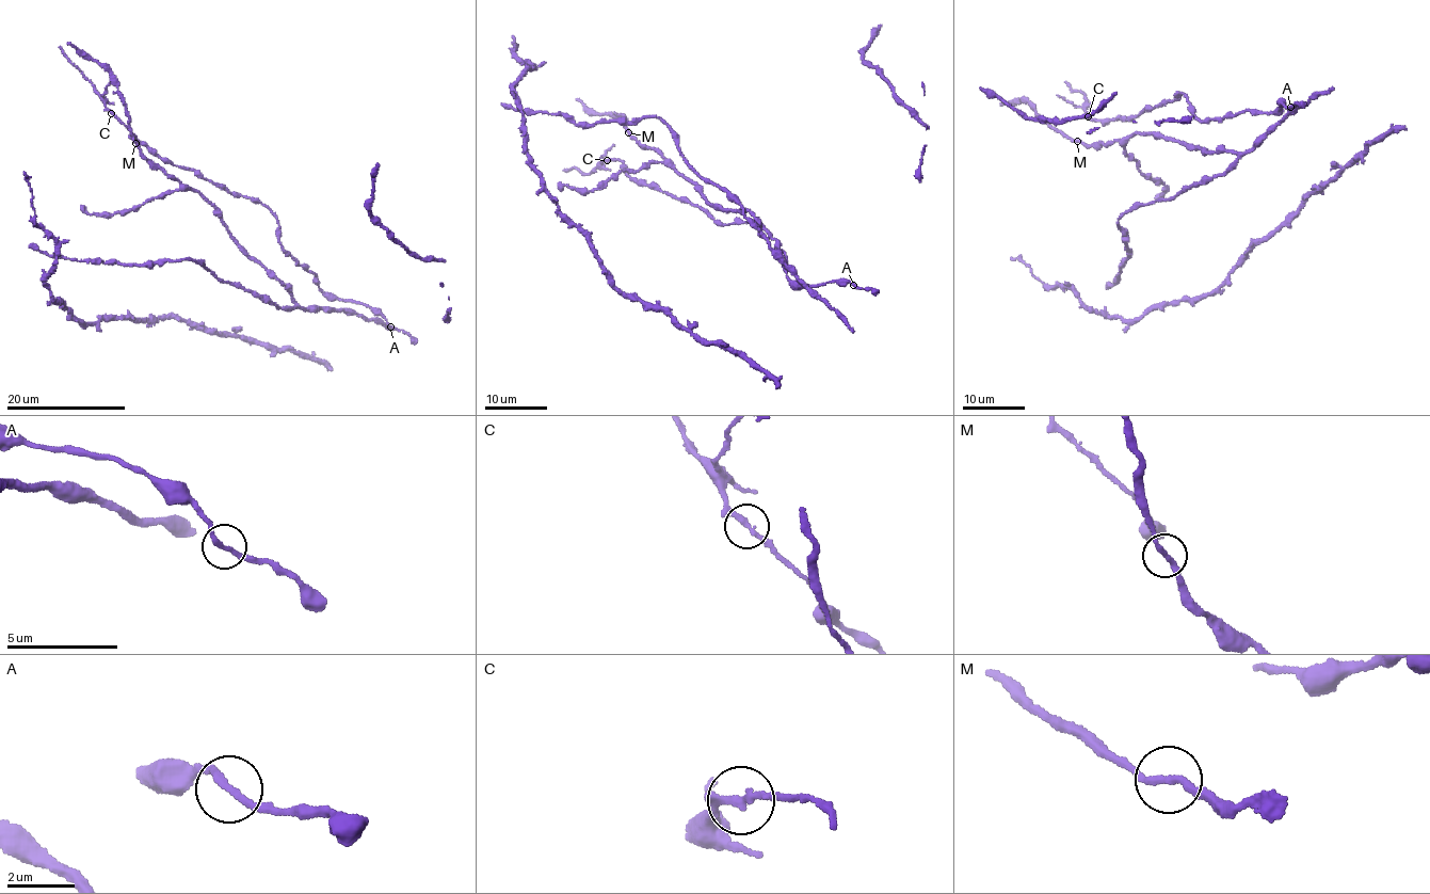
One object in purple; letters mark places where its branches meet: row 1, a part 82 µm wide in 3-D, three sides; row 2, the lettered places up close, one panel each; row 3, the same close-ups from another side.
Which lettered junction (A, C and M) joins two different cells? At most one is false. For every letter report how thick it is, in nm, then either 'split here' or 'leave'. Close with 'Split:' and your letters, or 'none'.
A: 200 nm | leave
C: 200 nm | split here
M: 220 nm | leave
Split: C

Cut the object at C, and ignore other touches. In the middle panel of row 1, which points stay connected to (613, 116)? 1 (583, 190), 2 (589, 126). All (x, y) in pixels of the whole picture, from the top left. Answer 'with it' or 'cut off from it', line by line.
1: with it
2: with it

